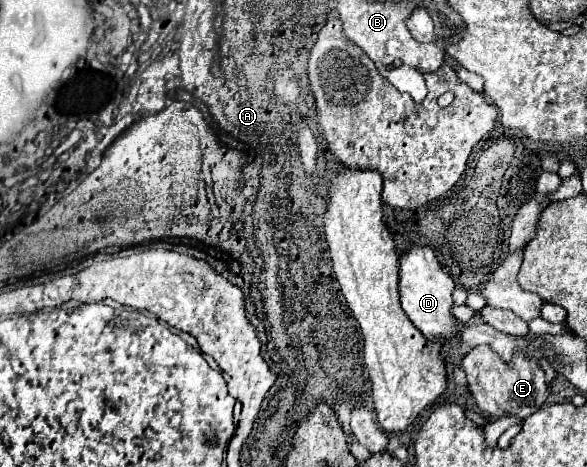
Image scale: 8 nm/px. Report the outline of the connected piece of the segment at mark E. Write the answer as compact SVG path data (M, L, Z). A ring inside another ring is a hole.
M479 346L463 358L461 366L467 374L471 396L475 398L479 410L489 418L517 416L523 420L537 412L549 396L545 372L535 360L523 358L523 354L517 354L509 364L505 364L493 350L487 350L487 346Z

